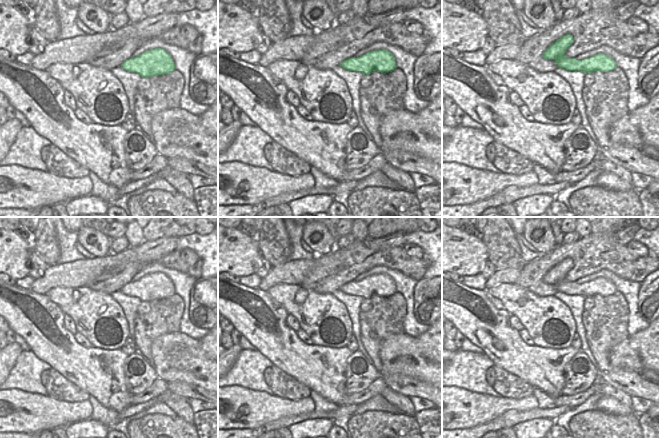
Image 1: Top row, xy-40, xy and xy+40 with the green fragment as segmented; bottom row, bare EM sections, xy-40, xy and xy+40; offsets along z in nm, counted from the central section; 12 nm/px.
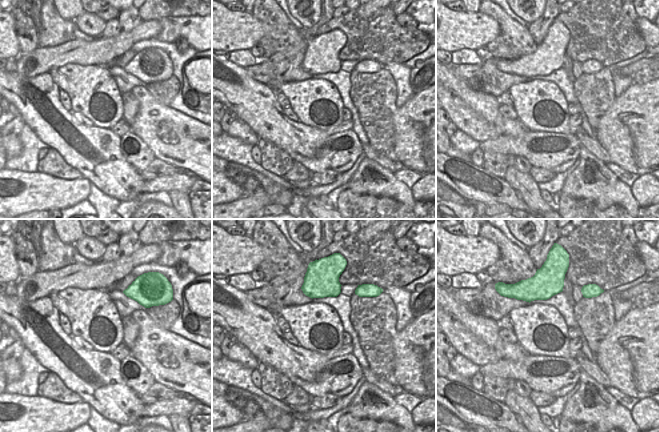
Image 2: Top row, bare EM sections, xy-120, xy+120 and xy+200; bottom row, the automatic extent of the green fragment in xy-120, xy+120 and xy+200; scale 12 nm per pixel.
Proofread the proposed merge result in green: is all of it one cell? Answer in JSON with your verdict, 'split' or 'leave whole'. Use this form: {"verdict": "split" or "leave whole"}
{"verdict": "leave whole"}

